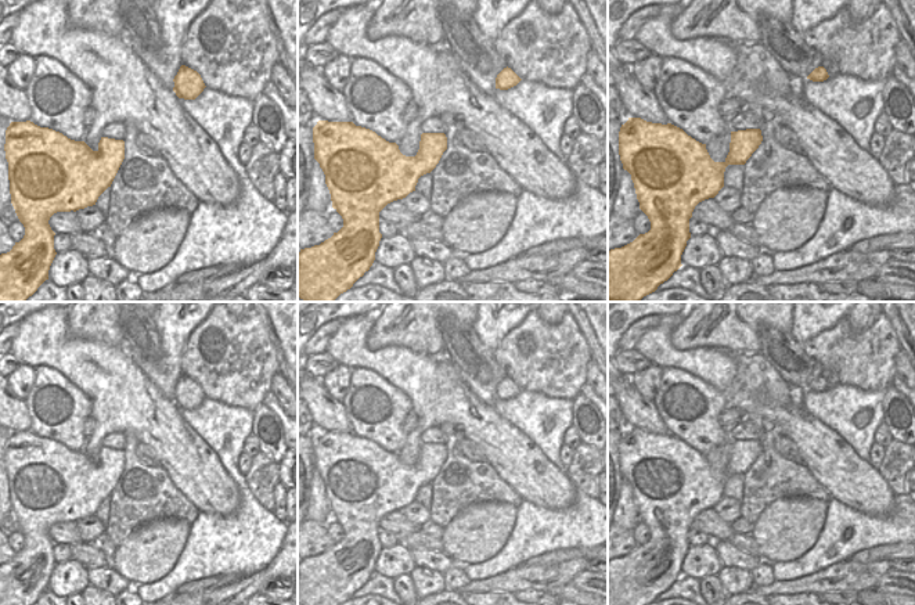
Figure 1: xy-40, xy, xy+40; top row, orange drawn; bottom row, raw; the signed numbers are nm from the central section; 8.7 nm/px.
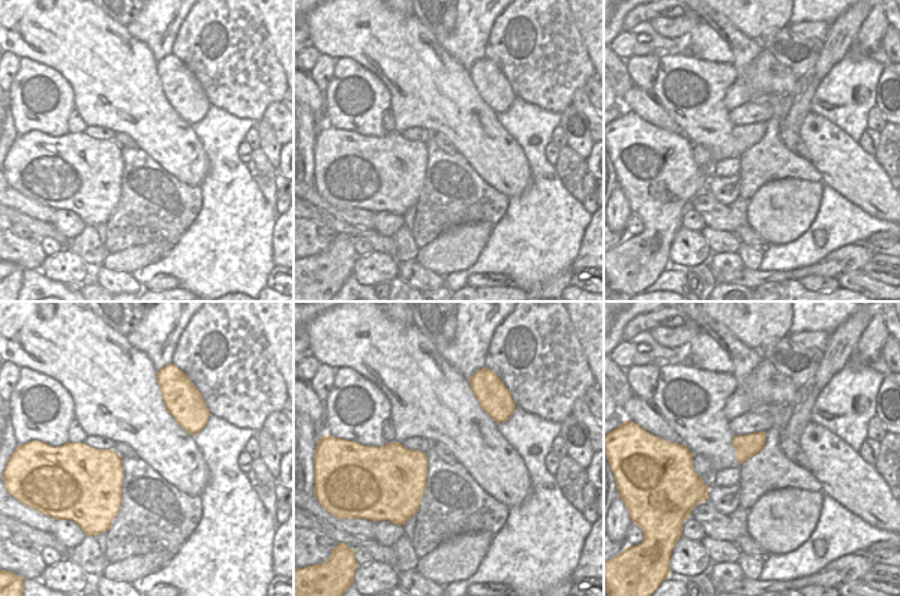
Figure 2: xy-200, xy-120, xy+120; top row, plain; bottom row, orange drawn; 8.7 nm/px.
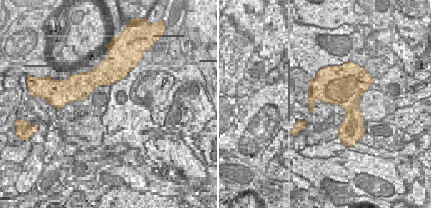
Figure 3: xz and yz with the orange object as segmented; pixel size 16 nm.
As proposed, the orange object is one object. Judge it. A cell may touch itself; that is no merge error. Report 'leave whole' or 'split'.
leave whole

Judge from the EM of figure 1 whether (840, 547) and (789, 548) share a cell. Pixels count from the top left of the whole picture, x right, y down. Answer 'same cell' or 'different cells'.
different cells

